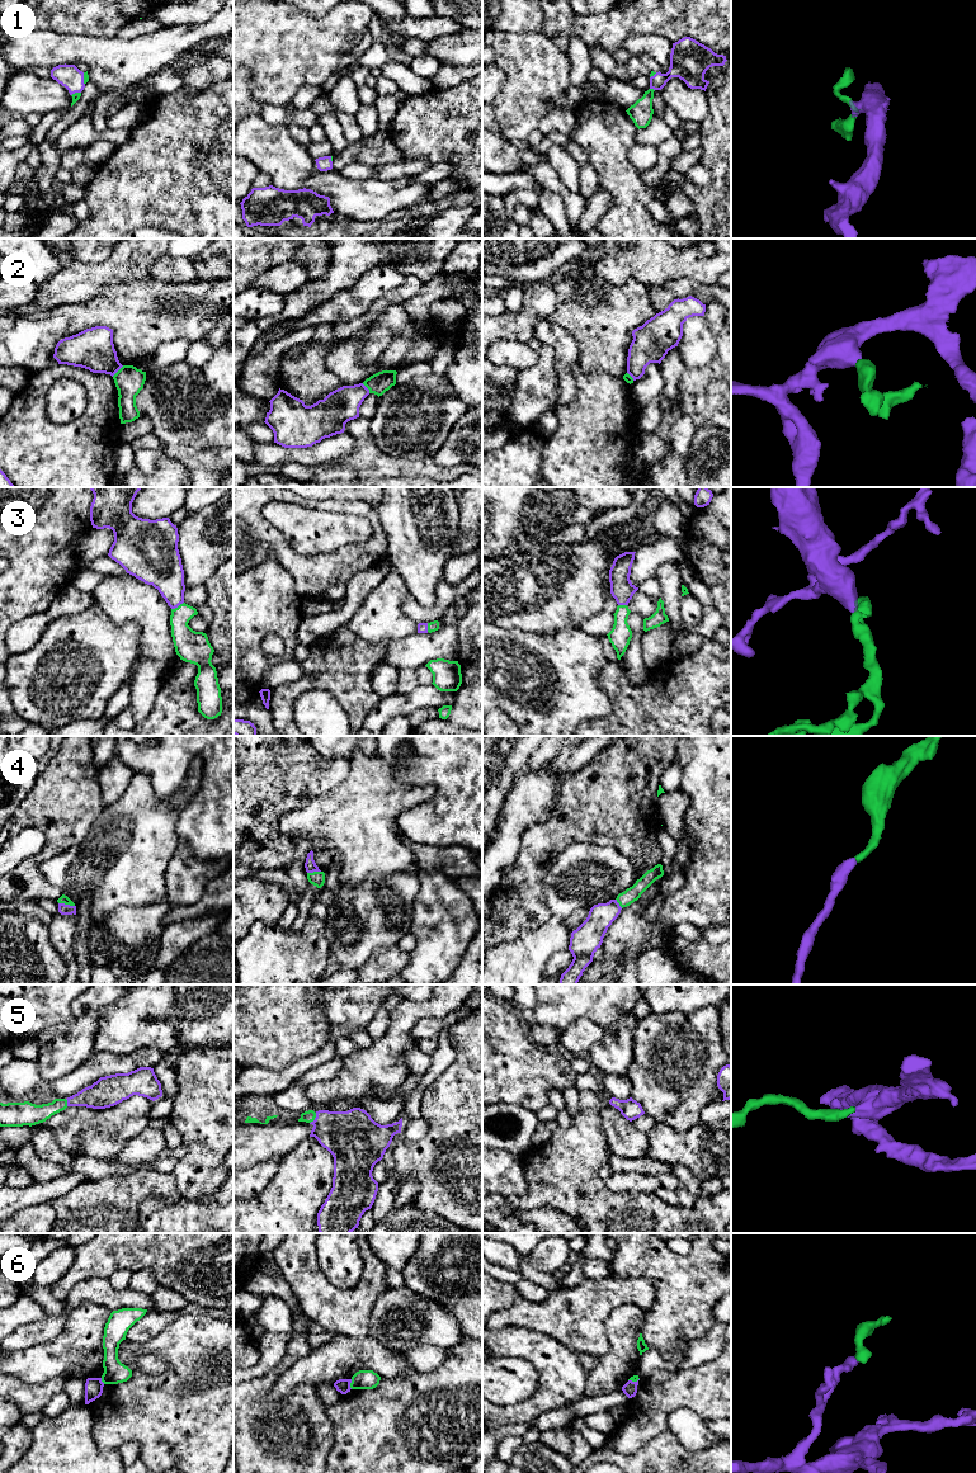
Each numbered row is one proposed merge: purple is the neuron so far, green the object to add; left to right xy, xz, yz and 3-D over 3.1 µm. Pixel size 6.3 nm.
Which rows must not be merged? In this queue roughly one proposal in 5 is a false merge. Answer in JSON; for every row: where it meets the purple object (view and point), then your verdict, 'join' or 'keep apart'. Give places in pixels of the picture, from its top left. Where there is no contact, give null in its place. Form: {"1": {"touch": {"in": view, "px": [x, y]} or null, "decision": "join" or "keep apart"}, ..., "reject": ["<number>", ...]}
{"1": {"touch": {"in": "yz", "px": [652, 88]}, "decision": "join"}, "2": {"touch": {"in": "xy", "px": [117, 371]}, "decision": "keep apart"}, "3": {"touch": {"in": "xy", "px": [177, 607]}, "decision": "join"}, "4": {"touch": {"in": "xy", "px": [66, 905]}, "decision": "join"}, "5": {"touch": {"in": "xz", "px": [315, 1118]}, "decision": "join"}, "6": {"touch": {"in": "xz", "px": [349, 1384]}, "decision": "keep apart"}, "reject": ["2", "6"]}

